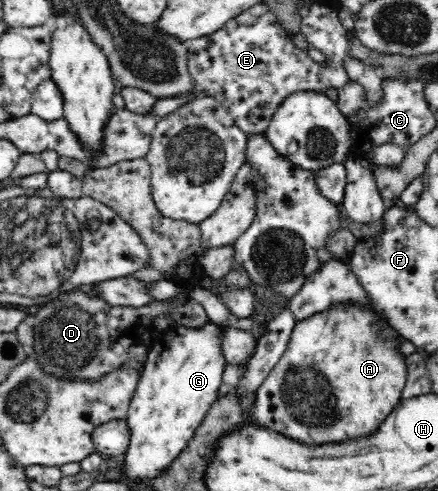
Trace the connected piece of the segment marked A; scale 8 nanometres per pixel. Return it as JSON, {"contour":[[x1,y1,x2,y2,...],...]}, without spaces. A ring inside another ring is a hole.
{"contour":[[338,302,294,324,284,354,254,393,253,424,280,433,301,445,343,443,374,434,399,405,407,381,407,362,399,351,400,336,377,307]]}

